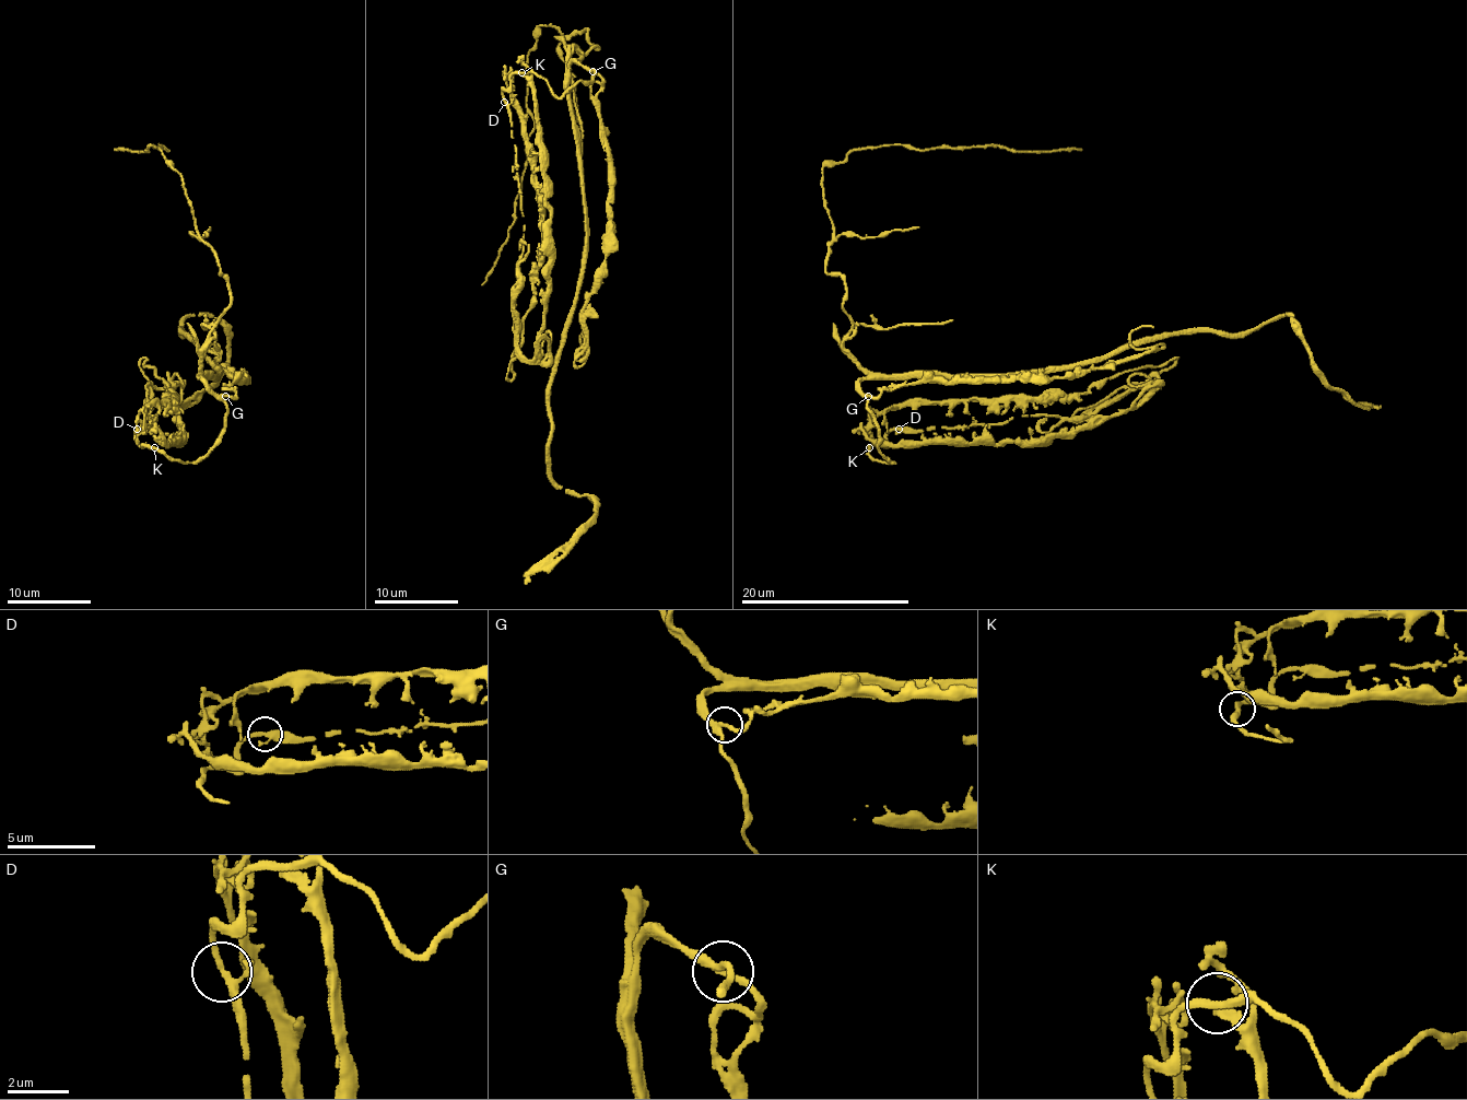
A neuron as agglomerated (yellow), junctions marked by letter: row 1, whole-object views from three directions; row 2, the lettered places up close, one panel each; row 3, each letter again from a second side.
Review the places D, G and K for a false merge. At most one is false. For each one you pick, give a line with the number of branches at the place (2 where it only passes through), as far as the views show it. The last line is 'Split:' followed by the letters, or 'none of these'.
Split: none of these

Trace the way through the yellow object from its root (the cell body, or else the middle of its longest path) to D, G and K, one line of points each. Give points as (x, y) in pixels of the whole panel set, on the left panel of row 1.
D: (183, 463), (143, 446), (135, 435), (137, 429)
G: (183, 463), (196, 463), (214, 444), (225, 421), (225, 396)
K: (183, 463), (153, 448)

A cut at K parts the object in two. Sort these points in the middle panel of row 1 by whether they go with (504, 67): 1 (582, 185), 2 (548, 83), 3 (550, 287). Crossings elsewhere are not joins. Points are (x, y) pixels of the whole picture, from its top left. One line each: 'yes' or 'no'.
1: no
2: no
3: yes

